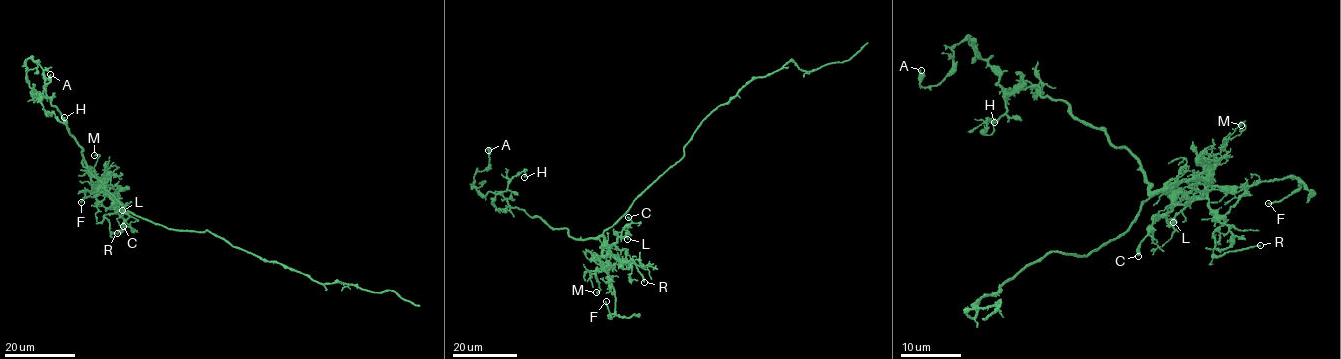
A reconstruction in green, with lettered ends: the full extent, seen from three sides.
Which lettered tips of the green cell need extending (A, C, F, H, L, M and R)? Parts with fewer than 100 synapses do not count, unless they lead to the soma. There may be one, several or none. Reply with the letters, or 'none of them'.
none of them

